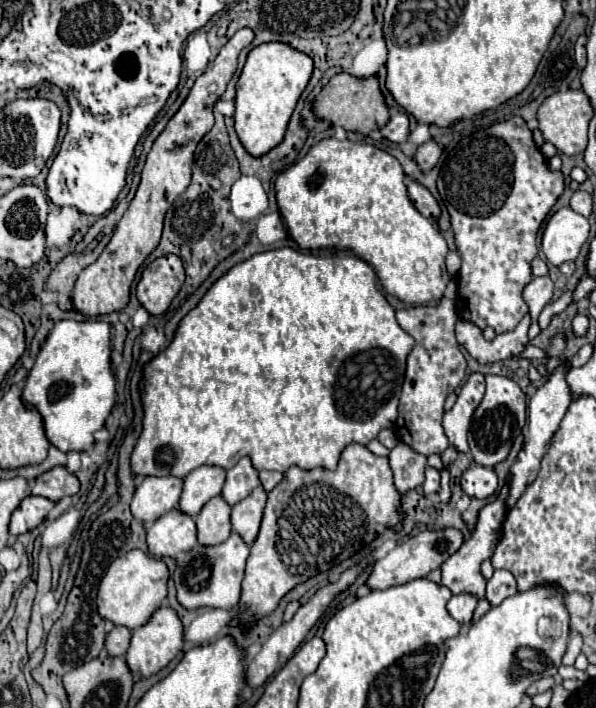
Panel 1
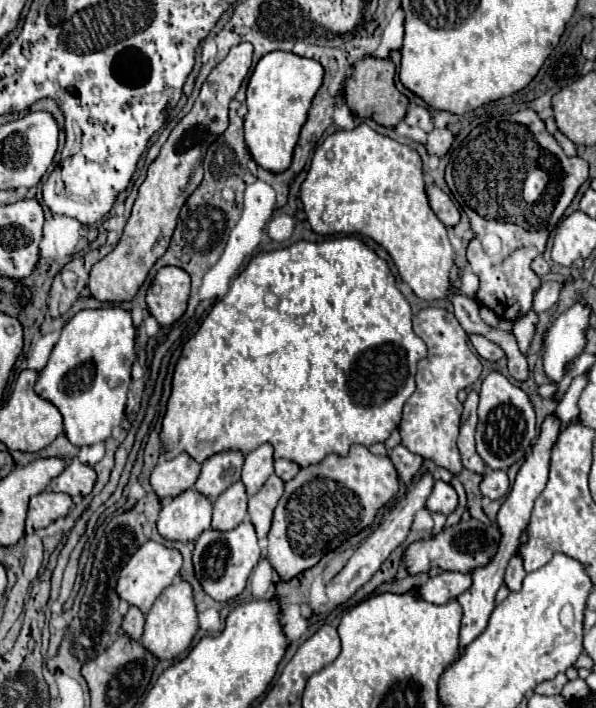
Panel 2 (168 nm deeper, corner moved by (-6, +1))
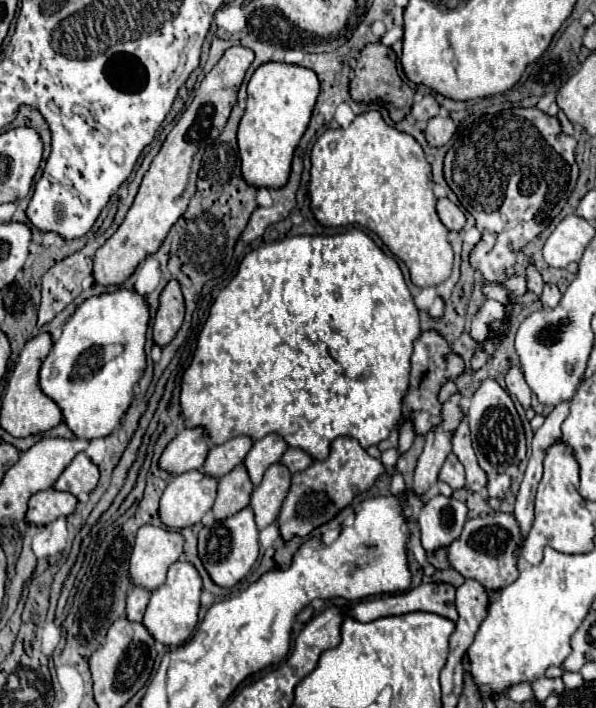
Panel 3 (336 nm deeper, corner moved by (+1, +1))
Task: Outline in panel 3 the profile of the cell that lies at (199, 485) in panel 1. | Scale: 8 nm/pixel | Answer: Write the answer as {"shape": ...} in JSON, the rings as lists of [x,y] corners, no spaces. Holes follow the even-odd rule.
{"shape":[[[245,435],[233,437],[229,441],[221,443],[221,445],[211,447],[211,451],[207,455],[207,461],[203,465],[205,473],[211,475],[211,477],[217,477],[217,479],[223,477],[233,467],[237,467],[245,461],[245,455],[249,453],[251,447],[253,447],[253,439],[245,437]]]}

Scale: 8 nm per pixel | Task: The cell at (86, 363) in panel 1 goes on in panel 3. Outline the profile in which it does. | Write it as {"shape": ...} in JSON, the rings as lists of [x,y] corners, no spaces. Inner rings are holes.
{"shape":[[[117,289],[111,293],[101,293],[85,299],[71,319],[63,325],[63,335],[55,341],[47,359],[43,361],[39,373],[39,385],[45,395],[49,395],[63,411],[67,427],[81,439],[107,437],[119,425],[121,415],[129,409],[133,401],[133,387],[139,383],[145,371],[145,335],[149,325],[149,303],[145,295],[139,295],[135,289]],[[121,343],[125,351],[113,359],[105,359],[103,349],[107,345]]]}

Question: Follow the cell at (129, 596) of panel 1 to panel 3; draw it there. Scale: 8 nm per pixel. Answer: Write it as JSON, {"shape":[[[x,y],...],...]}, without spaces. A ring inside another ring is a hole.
{"shape":[[[143,525],[137,531],[137,541],[131,553],[129,575],[135,585],[155,591],[167,575],[171,563],[183,553],[183,535],[169,527]]]}

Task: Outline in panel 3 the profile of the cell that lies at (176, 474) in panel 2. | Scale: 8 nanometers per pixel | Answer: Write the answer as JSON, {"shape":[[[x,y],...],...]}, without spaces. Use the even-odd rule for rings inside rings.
{"shape":[[[183,429],[163,451],[161,467],[169,473],[185,473],[191,469],[201,469],[205,457],[211,449],[209,435],[205,429]]]}

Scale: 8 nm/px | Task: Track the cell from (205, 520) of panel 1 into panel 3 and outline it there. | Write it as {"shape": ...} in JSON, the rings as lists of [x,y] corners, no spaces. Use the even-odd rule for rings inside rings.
{"shape":[[[243,463],[237,465],[233,471],[229,471],[227,475],[219,477],[219,491],[213,505],[215,519],[221,521],[245,509],[249,505],[251,493],[253,493],[253,483],[249,481],[249,475]]]}

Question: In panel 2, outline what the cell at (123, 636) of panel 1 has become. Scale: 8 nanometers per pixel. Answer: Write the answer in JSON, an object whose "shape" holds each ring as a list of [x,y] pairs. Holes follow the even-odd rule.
{"shape":[[[130,607],[124,621],[122,621],[122,631],[128,633],[128,637],[132,637],[134,641],[140,641],[142,631],[144,631],[144,615],[140,613],[140,609]]]}

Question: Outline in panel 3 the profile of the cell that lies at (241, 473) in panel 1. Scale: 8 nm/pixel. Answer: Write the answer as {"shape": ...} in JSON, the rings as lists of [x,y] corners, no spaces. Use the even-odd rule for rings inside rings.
{"shape":[[[269,433],[263,439],[257,439],[251,451],[245,457],[245,467],[249,471],[249,477],[253,485],[259,485],[263,479],[263,473],[267,471],[269,465],[281,461],[283,453],[287,451],[289,445],[285,445],[285,439],[277,433]]]}

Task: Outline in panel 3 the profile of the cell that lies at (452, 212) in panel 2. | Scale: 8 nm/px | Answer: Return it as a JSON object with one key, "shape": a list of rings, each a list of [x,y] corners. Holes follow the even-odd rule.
{"shape":[[[443,197],[443,199],[437,201],[437,213],[439,213],[443,225],[449,231],[461,231],[463,225],[465,225],[465,221],[467,221],[465,215],[463,215],[463,211],[455,203],[451,203],[447,197]]]}

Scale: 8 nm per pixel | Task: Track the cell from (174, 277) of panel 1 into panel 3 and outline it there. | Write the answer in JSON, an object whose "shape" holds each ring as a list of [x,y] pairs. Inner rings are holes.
{"shape":[[[169,281],[169,285],[163,289],[159,301],[161,301],[161,305],[159,305],[159,311],[157,311],[155,323],[153,323],[153,341],[159,347],[165,347],[175,339],[177,331],[183,325],[185,303],[183,303],[179,283]]]}

